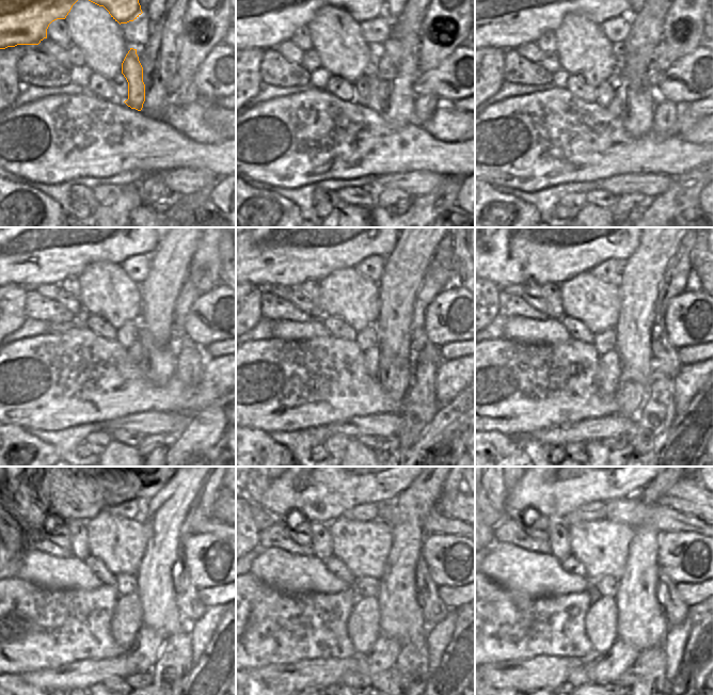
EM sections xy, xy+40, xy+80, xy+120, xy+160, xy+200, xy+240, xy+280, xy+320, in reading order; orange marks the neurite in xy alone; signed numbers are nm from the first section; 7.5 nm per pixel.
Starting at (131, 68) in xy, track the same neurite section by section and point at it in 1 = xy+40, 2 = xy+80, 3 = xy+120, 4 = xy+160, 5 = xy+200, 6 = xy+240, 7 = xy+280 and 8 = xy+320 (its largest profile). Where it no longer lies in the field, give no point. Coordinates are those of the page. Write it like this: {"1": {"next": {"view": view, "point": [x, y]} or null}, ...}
{"1": {"next": {"view": "xy+40", "point": [376, 100]}}, "2": {"next": {"view": "xy+80", "point": [614, 108]}}, "3": {"next": {"view": "xy+120", "point": [135, 351]}}, "4": {"next": {"view": "xy+160", "point": [373, 354]}}, "5": {"next": {"view": "xy+200", "point": [606, 380]}}, "6": {"next": {"view": "xy+240", "point": [127, 618]}}, "7": {"next": {"view": "xy+280", "point": [364, 621]}}, "8": {"next": {"view": "xy+320", "point": [601, 619]}}}

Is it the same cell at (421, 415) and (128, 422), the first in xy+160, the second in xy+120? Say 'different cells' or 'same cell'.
different cells

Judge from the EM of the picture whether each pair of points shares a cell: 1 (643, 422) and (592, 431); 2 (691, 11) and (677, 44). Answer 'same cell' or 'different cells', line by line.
1: different cells
2: same cell

